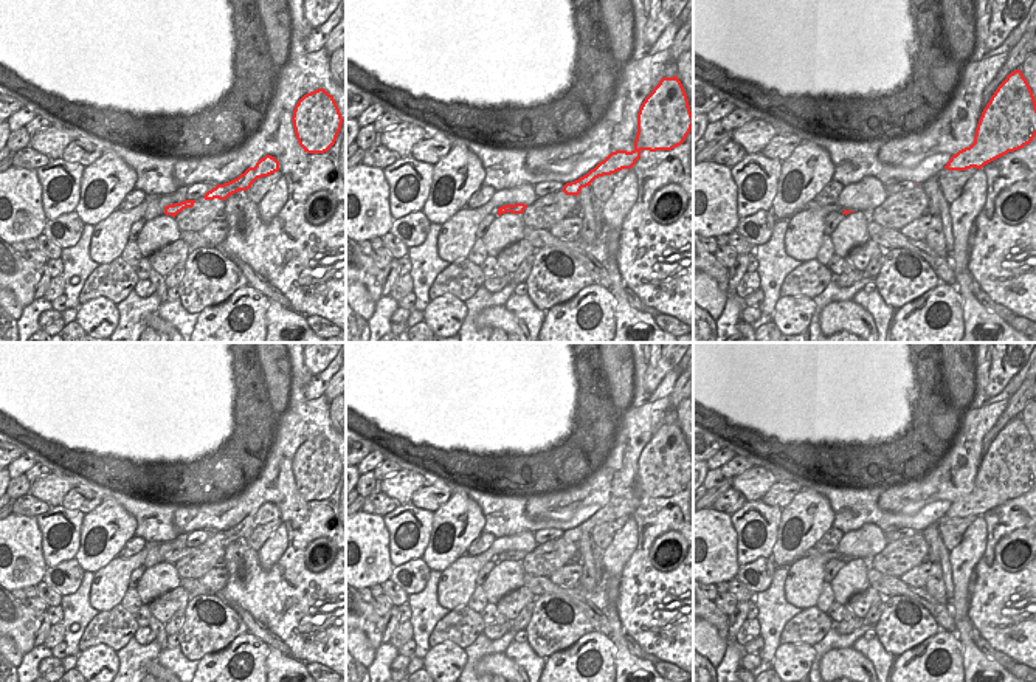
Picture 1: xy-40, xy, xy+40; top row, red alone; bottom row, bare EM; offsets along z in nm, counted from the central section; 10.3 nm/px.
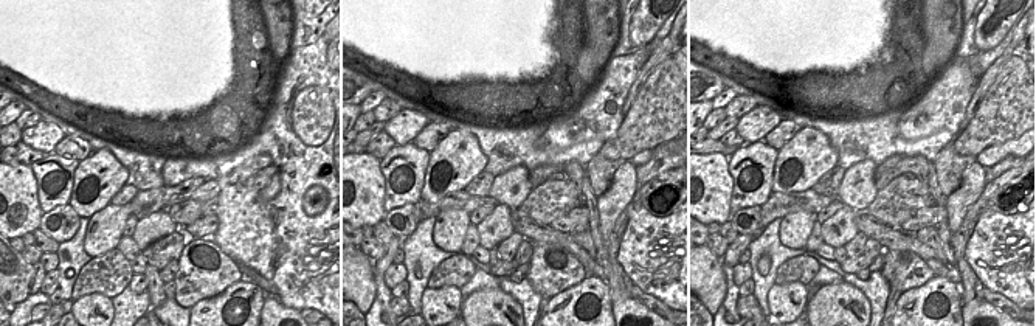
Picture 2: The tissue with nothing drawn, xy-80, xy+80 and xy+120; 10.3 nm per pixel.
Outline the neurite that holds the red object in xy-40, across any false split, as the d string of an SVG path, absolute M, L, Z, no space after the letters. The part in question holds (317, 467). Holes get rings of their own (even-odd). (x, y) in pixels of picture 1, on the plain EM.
M318 436L304 442L293 457L293 476L307 501L324 501L337 488L343 465L332 442Z

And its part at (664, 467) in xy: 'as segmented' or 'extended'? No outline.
as segmented

